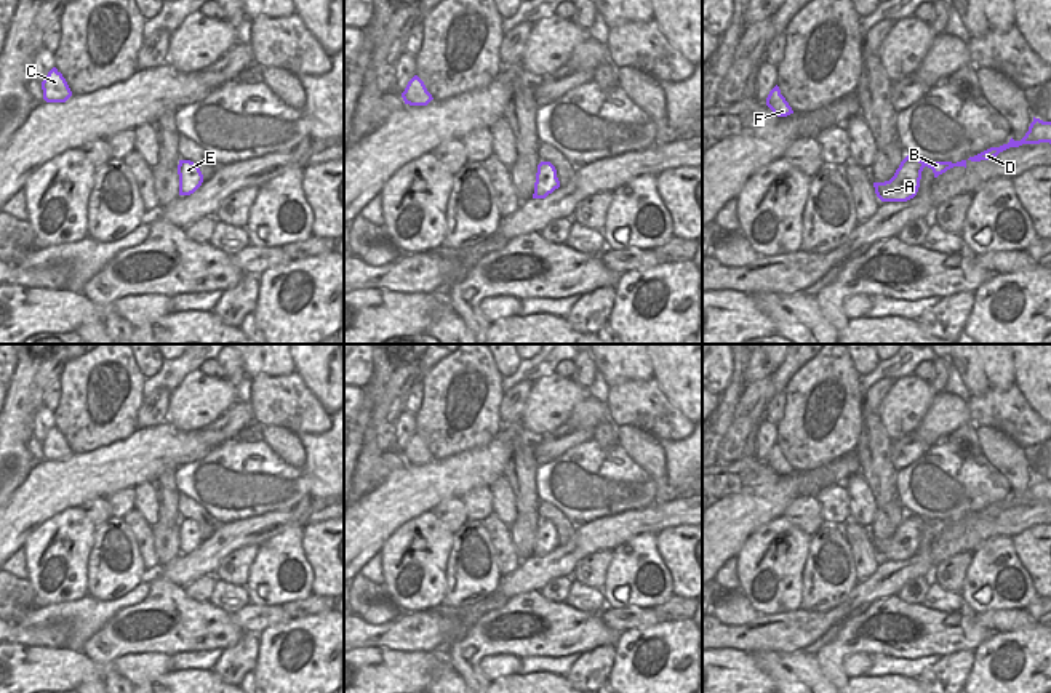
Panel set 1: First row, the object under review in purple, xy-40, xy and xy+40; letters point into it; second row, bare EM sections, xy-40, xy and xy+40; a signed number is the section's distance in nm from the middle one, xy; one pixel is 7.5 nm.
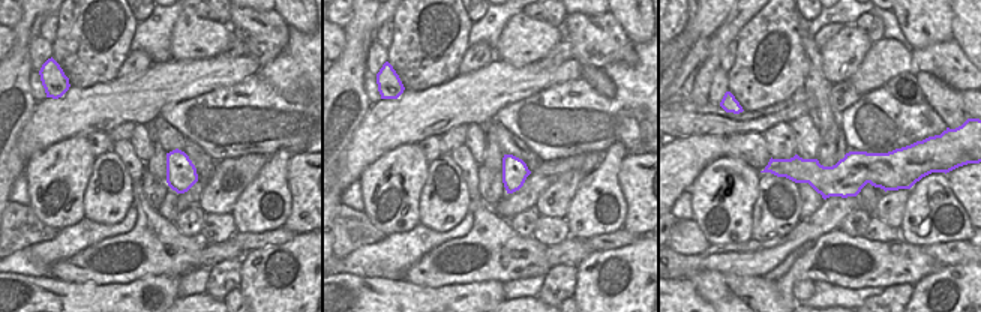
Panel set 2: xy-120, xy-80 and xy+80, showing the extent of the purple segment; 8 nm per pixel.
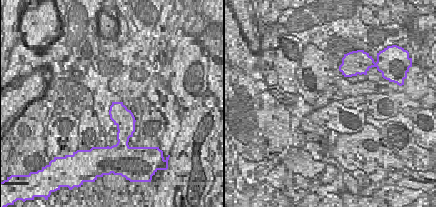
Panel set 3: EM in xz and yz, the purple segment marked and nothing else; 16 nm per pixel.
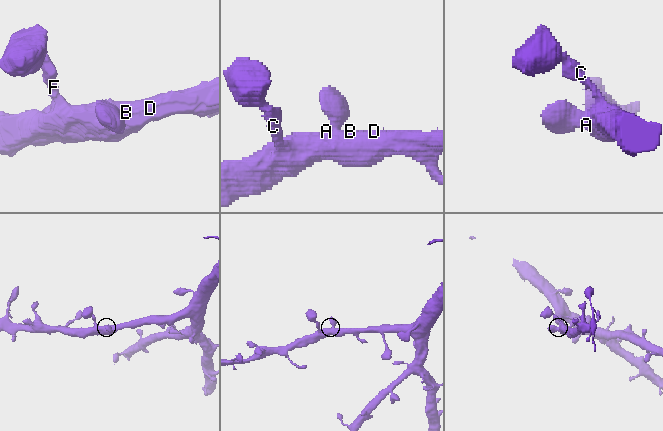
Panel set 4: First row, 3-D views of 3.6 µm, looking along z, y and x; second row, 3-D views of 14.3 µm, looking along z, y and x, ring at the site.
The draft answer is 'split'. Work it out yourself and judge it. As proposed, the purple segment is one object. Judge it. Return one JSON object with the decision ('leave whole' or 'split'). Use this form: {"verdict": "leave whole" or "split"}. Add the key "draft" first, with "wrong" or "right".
{"draft": "wrong", "verdict": "leave whole"}

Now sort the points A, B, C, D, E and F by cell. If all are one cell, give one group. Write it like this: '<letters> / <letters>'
A B C D E F

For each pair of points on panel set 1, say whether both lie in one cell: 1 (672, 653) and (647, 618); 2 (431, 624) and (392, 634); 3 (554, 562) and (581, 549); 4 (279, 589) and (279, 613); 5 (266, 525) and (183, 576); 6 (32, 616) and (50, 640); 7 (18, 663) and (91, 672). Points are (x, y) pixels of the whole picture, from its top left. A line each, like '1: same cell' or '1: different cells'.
1: different cells
2: same cell
3: same cell
4: different cells
5: same cell
6: different cells
7: same cell

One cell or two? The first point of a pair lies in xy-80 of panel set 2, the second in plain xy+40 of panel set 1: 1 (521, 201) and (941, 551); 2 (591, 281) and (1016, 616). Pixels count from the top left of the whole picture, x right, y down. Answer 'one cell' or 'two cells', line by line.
1: one cell
2: two cells

